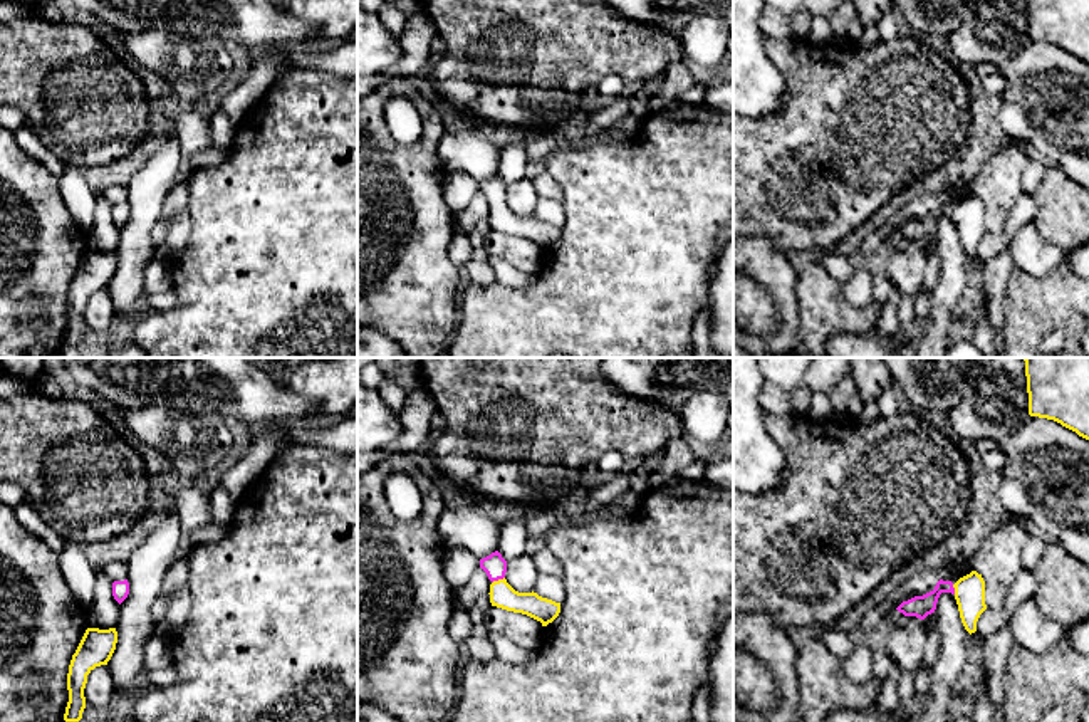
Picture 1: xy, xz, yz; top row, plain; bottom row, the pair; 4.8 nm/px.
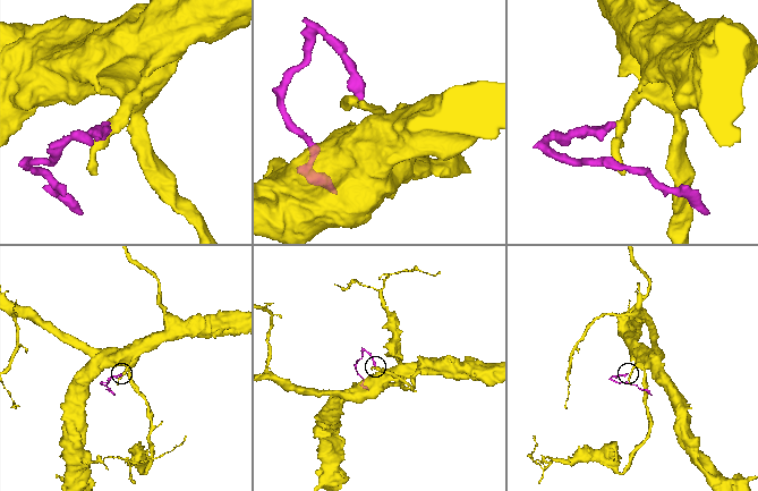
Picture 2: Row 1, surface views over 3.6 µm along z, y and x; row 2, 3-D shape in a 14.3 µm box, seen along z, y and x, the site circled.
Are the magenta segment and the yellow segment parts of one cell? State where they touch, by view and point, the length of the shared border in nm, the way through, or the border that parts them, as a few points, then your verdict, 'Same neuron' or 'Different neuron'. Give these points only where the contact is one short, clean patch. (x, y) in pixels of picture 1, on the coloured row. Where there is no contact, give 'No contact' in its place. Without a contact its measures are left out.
Touches magenta at xz (497, 580). Shared border 70 nm. Path across: xz (495, 566), (497, 580), (502, 595). Same neuron

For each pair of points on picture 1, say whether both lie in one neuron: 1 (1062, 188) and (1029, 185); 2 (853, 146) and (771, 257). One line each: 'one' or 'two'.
1: two
2: two

